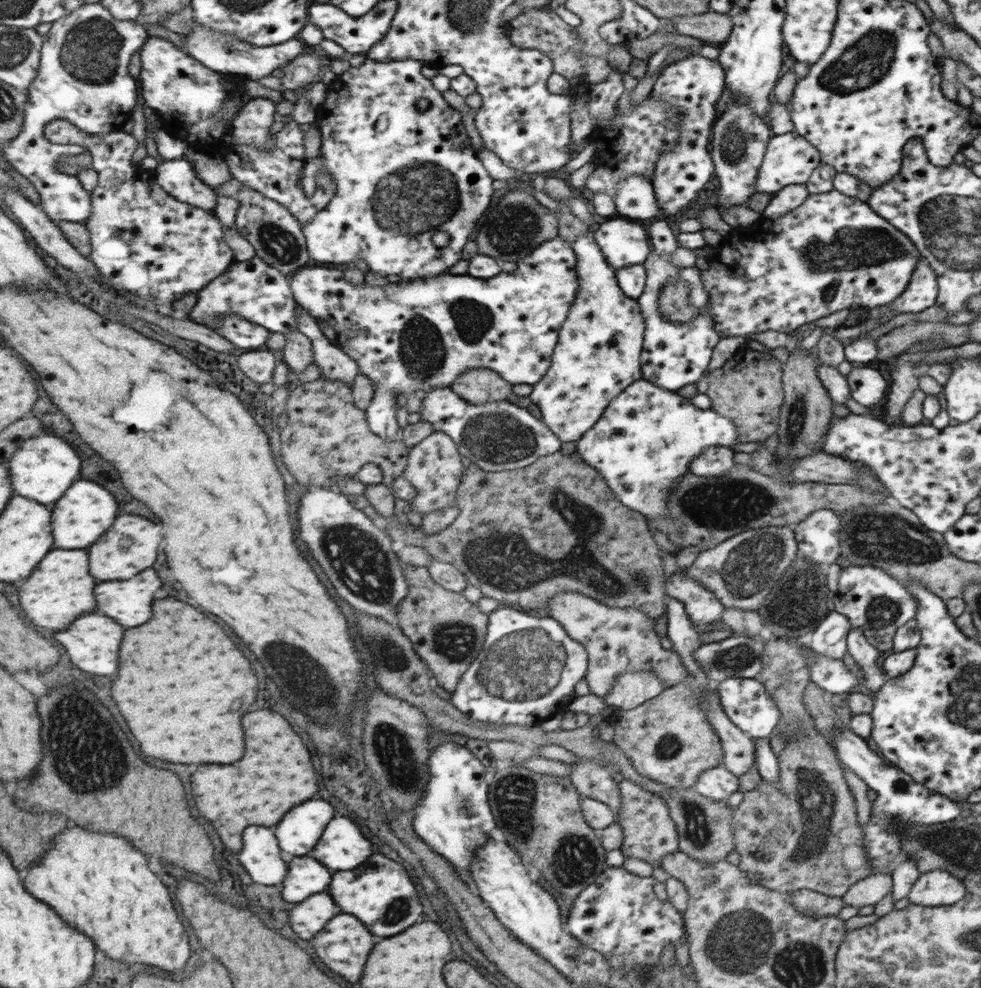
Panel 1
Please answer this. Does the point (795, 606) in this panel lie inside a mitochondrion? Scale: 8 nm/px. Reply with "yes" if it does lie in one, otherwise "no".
yes

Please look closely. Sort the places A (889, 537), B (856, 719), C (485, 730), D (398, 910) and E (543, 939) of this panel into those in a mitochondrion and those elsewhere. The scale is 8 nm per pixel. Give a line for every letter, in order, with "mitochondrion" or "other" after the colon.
A: mitochondrion
B: other
C: other
D: mitochondrion
E: other

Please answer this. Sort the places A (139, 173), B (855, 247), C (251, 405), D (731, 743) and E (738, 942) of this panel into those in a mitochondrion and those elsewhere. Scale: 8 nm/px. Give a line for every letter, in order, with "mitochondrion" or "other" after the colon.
A: other
B: mitochondrion
C: other
D: other
E: mitochondrion

